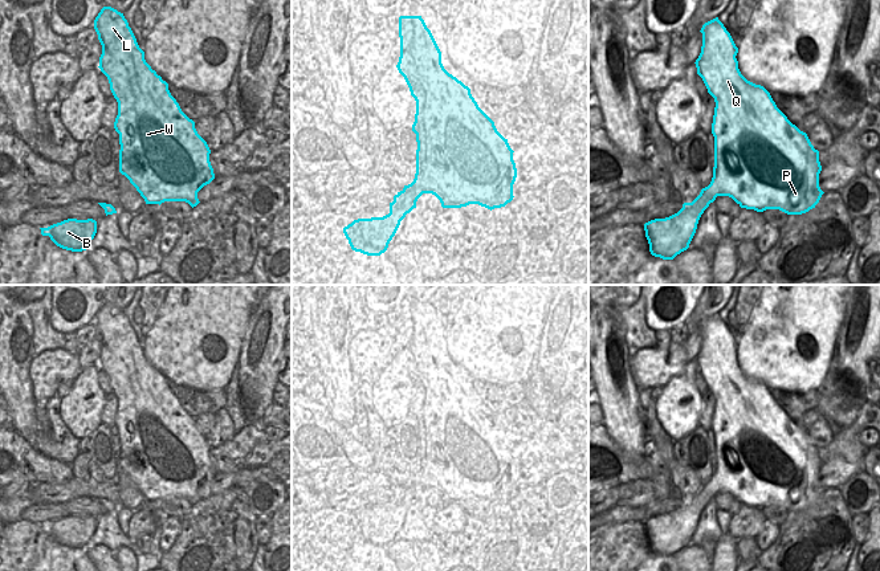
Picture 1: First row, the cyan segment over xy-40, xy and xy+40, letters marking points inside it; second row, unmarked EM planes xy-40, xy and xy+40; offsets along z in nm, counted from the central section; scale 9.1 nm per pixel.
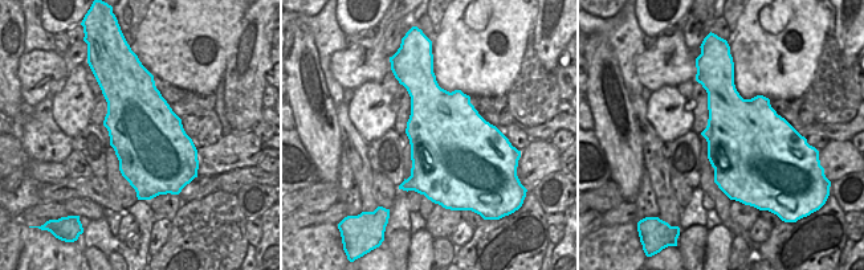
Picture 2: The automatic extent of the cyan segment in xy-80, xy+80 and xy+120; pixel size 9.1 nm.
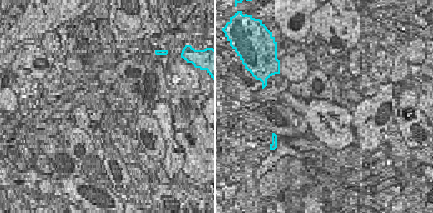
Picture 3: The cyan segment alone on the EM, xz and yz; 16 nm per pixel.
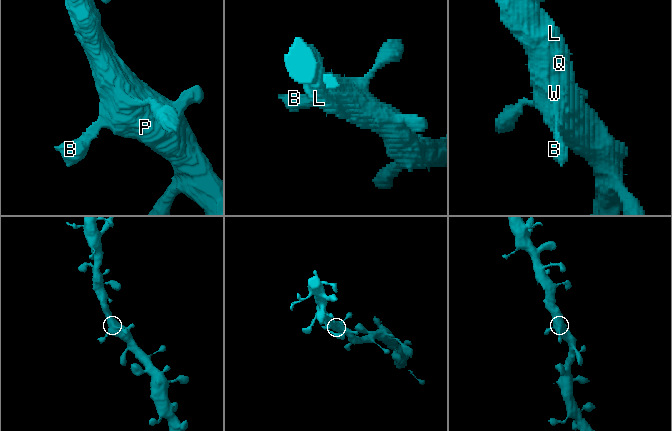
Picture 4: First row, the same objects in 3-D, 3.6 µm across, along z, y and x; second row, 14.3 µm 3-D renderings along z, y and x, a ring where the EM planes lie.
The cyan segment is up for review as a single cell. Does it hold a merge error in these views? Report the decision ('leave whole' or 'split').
leave whole

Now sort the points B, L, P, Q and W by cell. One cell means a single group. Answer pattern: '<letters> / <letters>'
B L P Q W

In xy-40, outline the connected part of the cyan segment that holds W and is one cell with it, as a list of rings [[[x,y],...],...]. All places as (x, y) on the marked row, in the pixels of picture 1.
[[[103,7],[94,20],[94,29],[102,45],[98,68],[107,77],[118,102],[114,129],[121,144],[119,172],[130,180],[146,204],[186,201],[196,207],[200,203],[197,192],[215,179],[207,142],[171,95],[168,83],[146,62],[144,52],[123,13]]]

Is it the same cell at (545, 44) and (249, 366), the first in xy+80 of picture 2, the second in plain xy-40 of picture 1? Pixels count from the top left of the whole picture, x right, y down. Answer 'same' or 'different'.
same

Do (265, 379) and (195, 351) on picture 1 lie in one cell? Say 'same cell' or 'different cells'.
different cells

